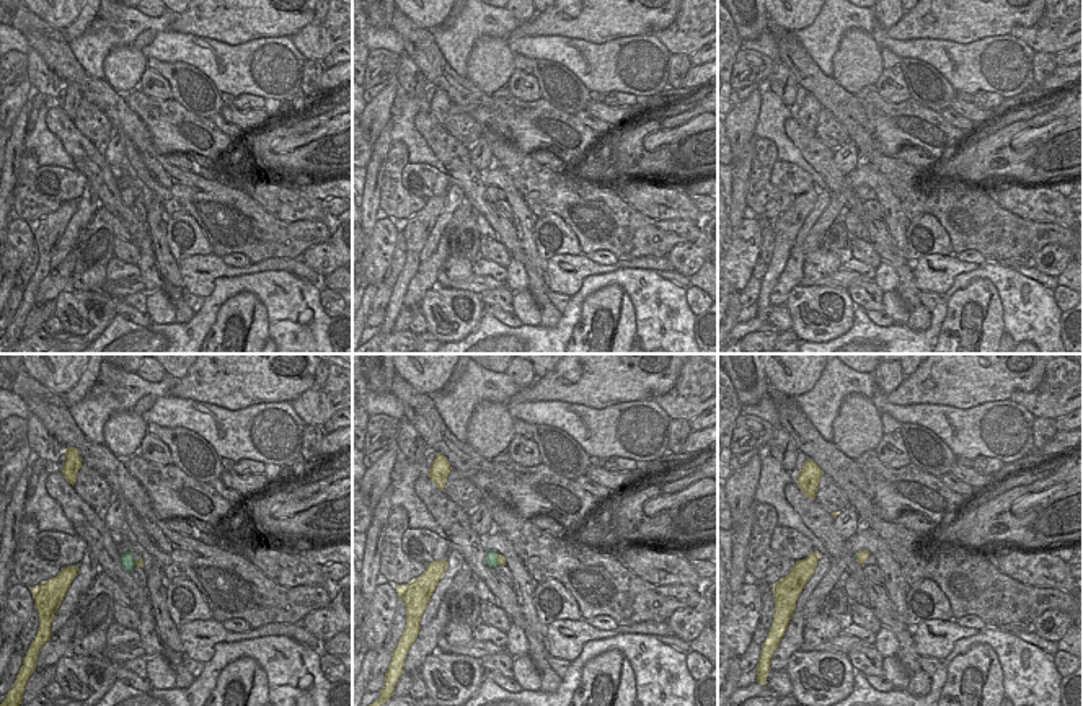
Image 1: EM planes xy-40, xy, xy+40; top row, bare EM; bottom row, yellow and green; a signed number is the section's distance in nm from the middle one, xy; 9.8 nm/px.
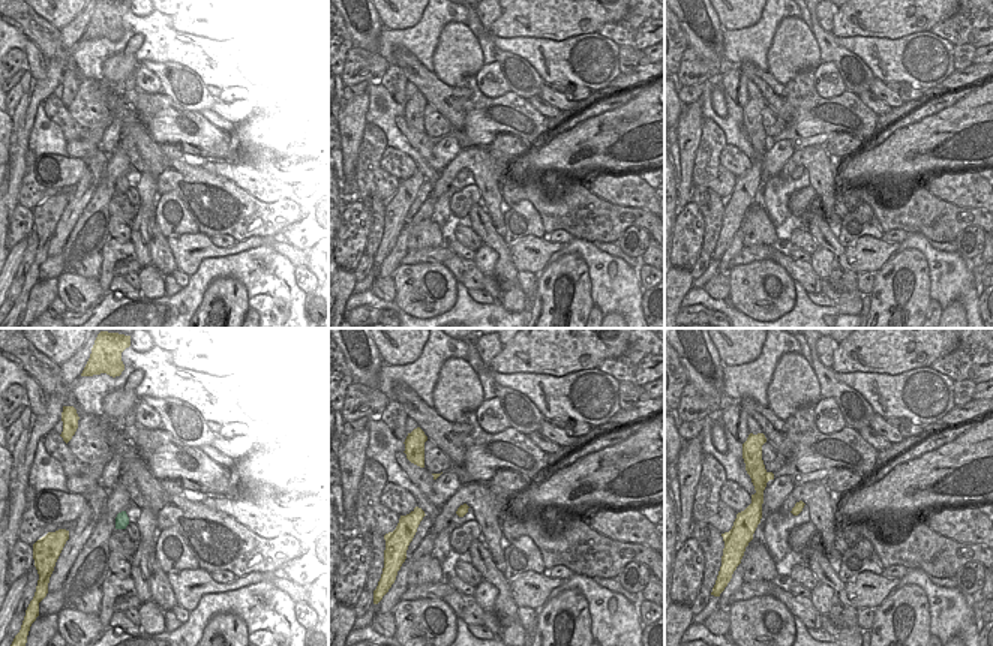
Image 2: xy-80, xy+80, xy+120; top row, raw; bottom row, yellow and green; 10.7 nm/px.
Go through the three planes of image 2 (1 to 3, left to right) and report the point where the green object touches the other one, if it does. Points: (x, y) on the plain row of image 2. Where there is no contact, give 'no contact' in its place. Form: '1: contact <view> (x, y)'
1: no contact
2: no contact
3: no contact

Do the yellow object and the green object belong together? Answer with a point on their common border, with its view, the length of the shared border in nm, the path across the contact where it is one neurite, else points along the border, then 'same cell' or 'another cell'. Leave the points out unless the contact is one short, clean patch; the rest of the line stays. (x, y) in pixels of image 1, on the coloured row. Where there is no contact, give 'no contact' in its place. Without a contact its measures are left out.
contact xy (498, 560); length 130 nm; way xy (501, 560), (498, 560), (491, 556); same cell

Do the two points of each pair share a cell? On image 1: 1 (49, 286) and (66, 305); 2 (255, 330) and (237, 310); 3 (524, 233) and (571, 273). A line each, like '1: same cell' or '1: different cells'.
1: different cells
2: same cell
3: different cells

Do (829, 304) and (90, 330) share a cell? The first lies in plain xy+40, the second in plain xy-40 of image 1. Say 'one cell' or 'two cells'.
one cell

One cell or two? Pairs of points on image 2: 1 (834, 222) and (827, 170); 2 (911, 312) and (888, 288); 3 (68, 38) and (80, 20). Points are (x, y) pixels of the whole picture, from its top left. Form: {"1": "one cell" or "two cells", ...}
{"1": "one cell", "2": "one cell", "3": "one cell"}

